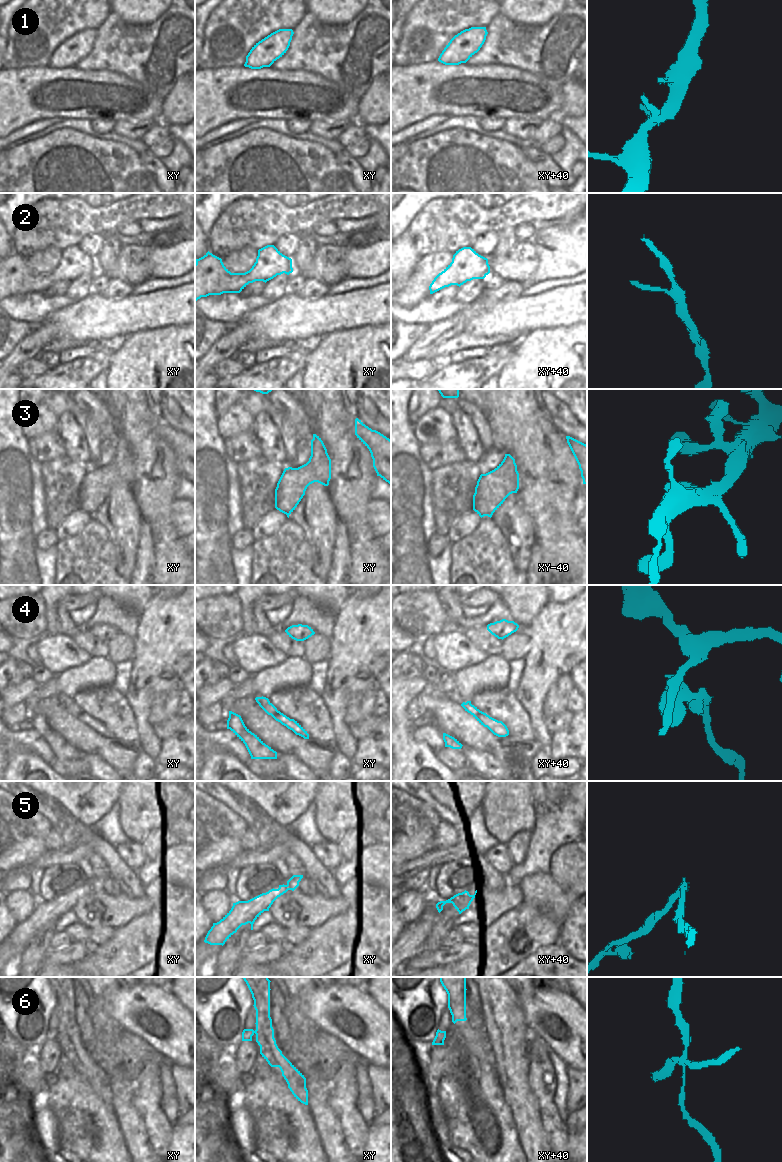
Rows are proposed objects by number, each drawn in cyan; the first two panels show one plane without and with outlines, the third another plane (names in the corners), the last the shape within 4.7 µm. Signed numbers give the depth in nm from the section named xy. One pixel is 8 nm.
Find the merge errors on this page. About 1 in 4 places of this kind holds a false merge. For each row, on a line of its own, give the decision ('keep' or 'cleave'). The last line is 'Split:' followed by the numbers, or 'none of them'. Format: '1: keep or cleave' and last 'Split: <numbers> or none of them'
1: keep
2: keep
3: keep
4: cleave
5: cleave
6: keep
Split: 4, 5

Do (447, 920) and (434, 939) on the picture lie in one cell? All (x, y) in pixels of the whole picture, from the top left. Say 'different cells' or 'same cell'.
same cell

